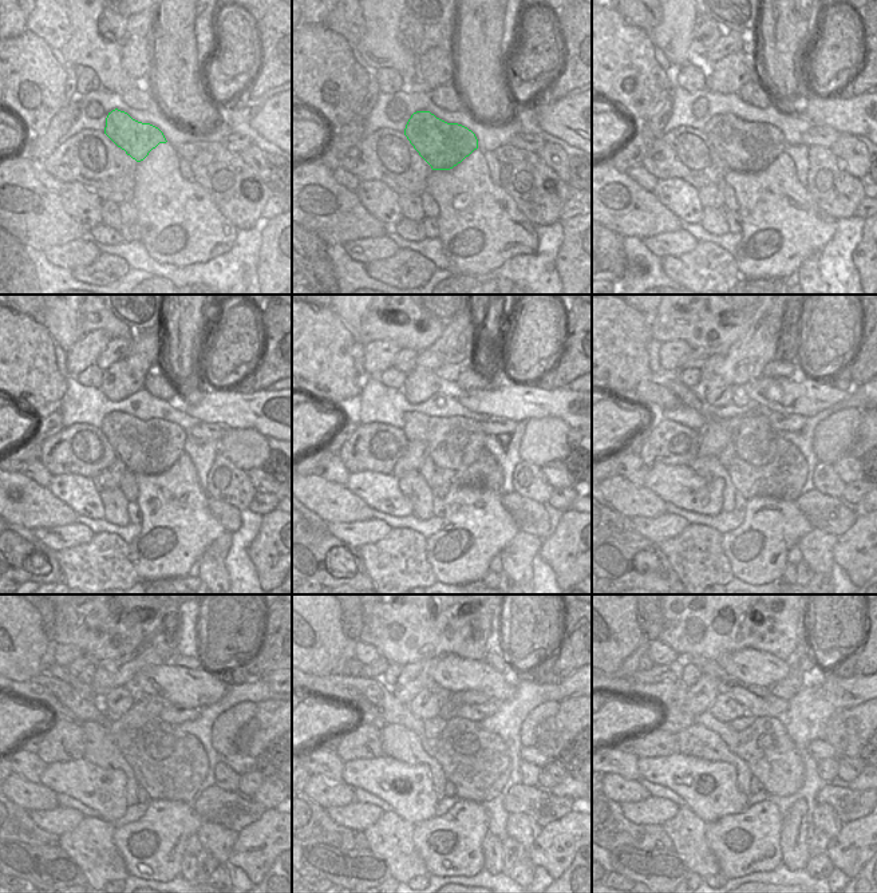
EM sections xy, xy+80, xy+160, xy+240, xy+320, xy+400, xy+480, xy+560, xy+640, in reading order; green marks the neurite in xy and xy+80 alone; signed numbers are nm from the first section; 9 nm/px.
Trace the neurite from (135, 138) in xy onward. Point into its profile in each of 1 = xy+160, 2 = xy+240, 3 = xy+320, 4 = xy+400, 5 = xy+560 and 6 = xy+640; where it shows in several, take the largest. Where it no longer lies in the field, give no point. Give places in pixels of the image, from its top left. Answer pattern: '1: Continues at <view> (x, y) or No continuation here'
1: Continues at xy+160 (746, 146)
2: Continues at xy+240 (153, 446)
3: Continues at xy+320 (455, 442)
4: Continues at xy+400 (757, 442)
5: Continues at xy+560 (462, 735)
6: Continues at xy+640 (765, 733).

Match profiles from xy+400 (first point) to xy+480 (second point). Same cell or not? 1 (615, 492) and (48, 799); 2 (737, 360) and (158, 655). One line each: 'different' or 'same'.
1: same
2: same

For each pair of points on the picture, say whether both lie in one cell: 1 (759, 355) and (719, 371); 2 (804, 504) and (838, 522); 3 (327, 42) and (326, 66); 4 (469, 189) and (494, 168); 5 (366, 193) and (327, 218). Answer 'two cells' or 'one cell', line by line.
1: one cell
2: one cell
3: one cell
4: two cells
5: two cells

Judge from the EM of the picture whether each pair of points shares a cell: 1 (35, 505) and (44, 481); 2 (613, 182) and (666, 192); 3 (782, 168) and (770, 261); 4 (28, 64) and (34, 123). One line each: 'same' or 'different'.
1: different
2: different
3: same
4: same

